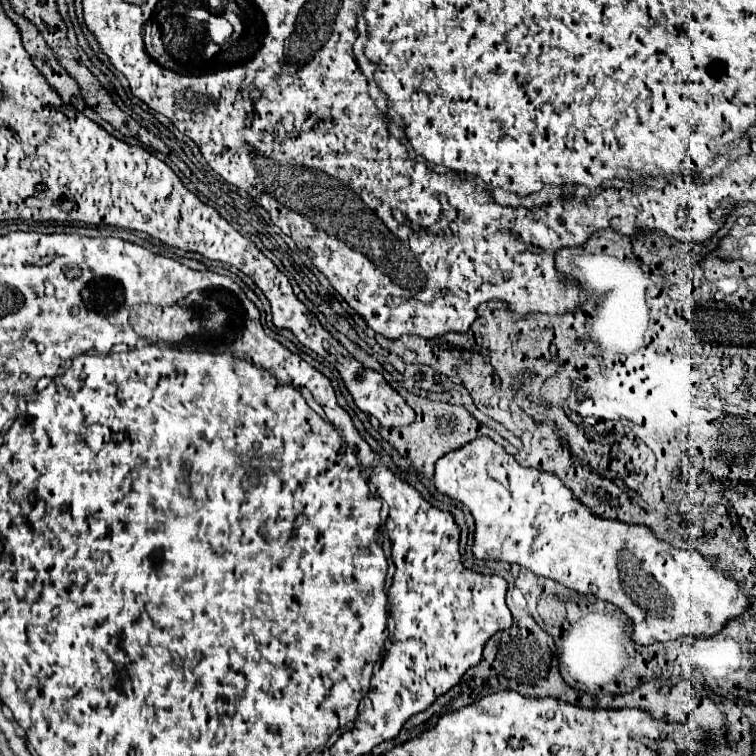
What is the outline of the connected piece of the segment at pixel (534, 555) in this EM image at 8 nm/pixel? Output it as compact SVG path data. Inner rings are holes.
M482 436L438 458L432 480L438 492L462 502L472 512L476 522L472 552L476 558L516 562L538 576L576 590L578 594L592 594L616 604L632 620L632 640L638 644L646 646L680 636L716 634L728 620L740 616L748 606L748 598L738 582L716 572L700 552L674 548L660 540L646 524L616 522L594 514L570 494L570 488L566 488L556 474L520 466L516 458L492 438Z

